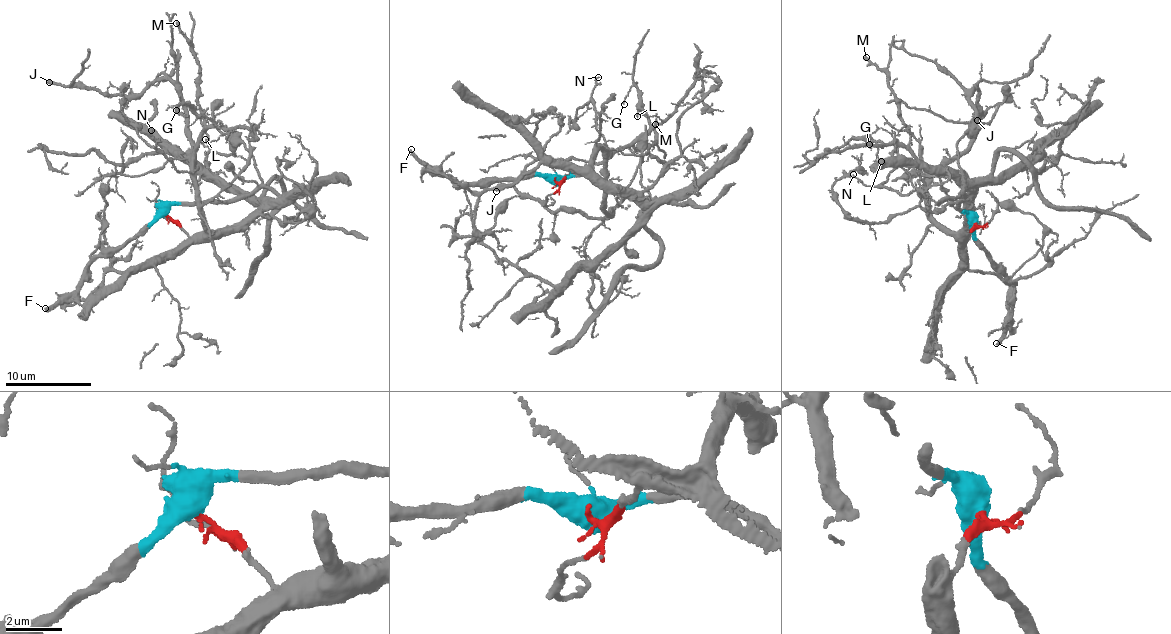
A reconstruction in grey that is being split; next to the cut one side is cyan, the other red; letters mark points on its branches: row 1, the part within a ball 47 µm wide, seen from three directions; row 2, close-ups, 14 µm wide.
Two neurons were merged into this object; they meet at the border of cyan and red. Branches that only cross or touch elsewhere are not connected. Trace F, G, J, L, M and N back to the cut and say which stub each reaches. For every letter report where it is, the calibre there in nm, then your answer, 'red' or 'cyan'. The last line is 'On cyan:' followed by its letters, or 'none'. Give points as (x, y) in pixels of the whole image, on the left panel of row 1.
F: at (45, 308); 360 nm thick; cyan
G: at (176, 110); 110 nm thick; red
J: at (49, 82); 360 nm thick; red
L: at (205, 139); 130 nm thick; red
M: at (176, 23); 280 nm thick; red
N: at (151, 130); 100 nm thick; red
On cyan: F

